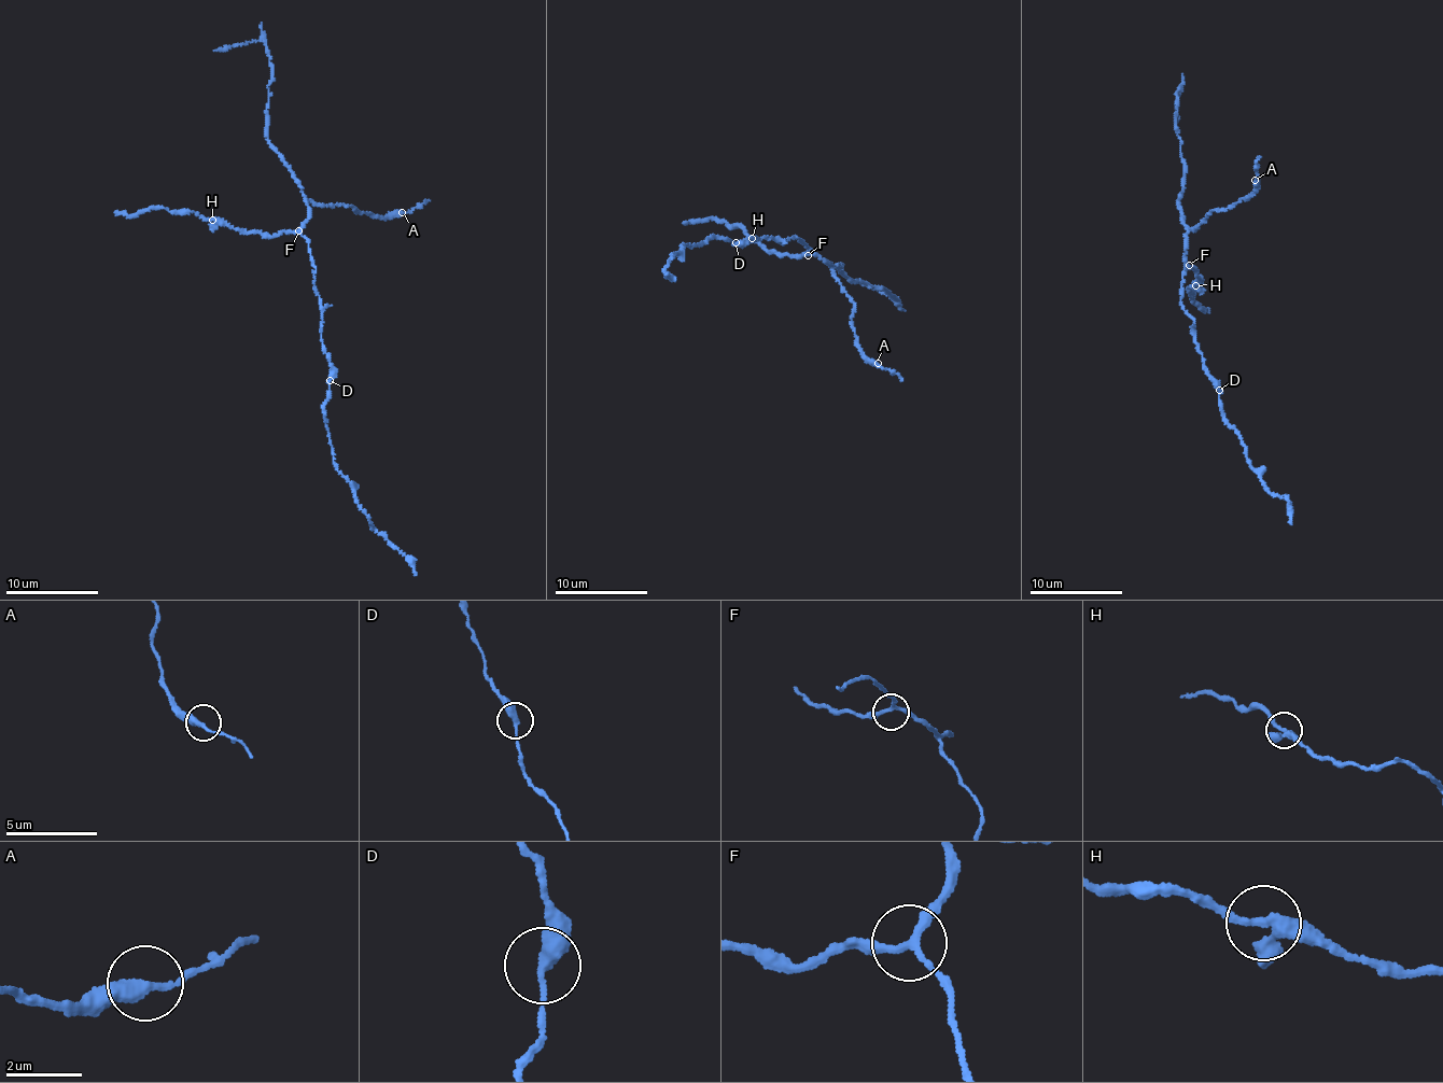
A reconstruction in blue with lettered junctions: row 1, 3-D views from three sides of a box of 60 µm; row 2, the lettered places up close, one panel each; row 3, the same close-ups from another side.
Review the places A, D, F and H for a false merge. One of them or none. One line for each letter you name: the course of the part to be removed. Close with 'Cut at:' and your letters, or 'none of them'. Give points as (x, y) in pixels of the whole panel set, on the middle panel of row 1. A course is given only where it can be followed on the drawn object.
Cut at: none of them

